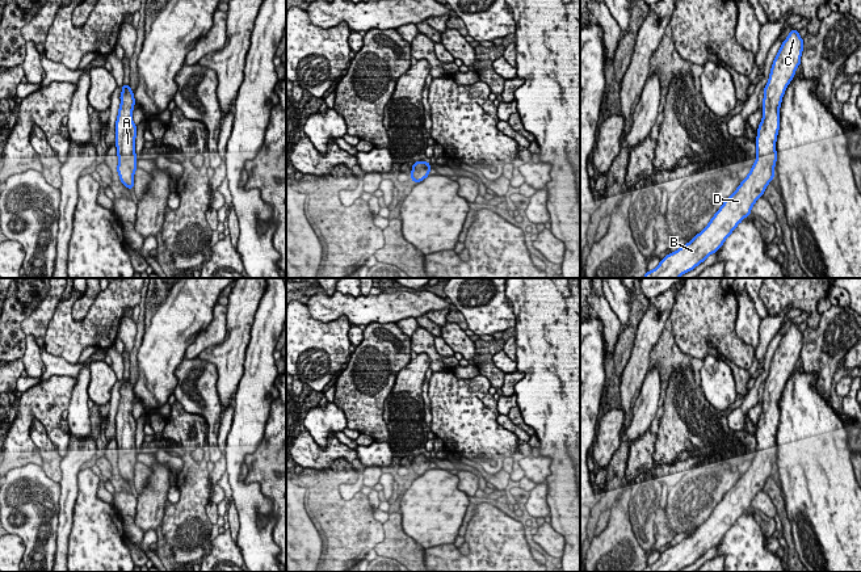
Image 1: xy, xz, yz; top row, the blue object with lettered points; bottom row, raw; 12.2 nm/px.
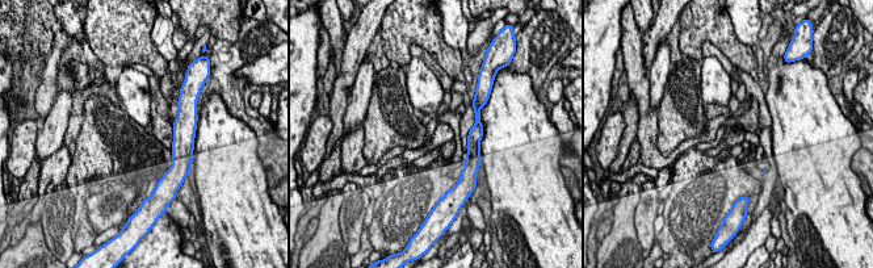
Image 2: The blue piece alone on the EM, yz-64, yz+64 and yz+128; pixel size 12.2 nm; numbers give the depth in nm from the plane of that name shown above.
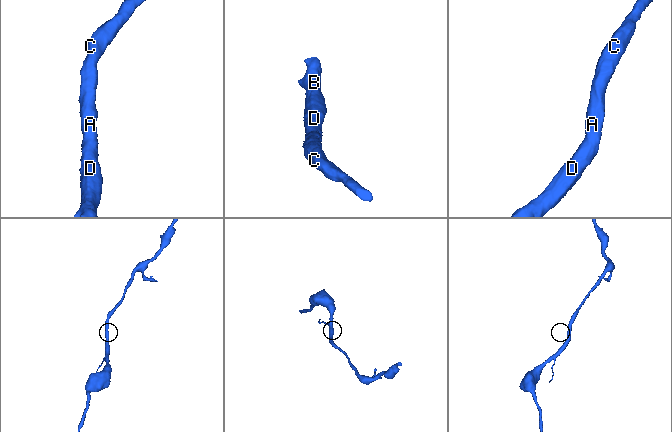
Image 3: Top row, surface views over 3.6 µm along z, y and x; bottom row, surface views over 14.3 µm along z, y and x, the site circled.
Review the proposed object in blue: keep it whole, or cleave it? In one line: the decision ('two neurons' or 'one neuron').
one neuron

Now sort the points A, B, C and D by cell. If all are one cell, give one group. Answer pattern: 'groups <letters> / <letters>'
groups A B C D

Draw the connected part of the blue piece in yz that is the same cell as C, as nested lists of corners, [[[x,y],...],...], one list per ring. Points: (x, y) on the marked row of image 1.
[[[791,29],[773,60],[769,80],[764,88],[763,119],[755,142],[757,157],[751,172],[698,235],[662,258],[660,264],[643,278],[679,278],[693,270],[707,256],[719,251],[736,226],[751,215],[755,202],[763,197],[765,188],[774,177],[781,101],[801,64],[803,38],[798,33],[799,30]]]

